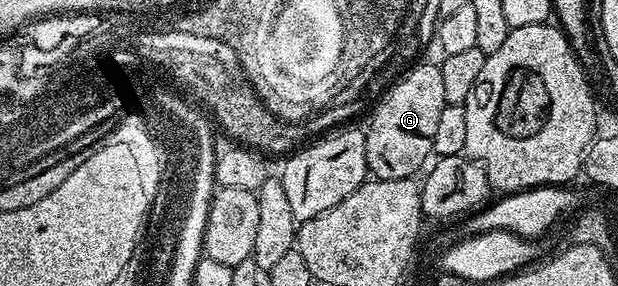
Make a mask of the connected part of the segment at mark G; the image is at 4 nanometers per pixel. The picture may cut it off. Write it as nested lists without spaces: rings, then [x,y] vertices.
[[[424,62],[413,70],[405,69],[371,107],[372,119],[364,130],[369,175],[376,180],[413,177],[415,170],[429,161],[434,131],[445,104],[439,65]]]

